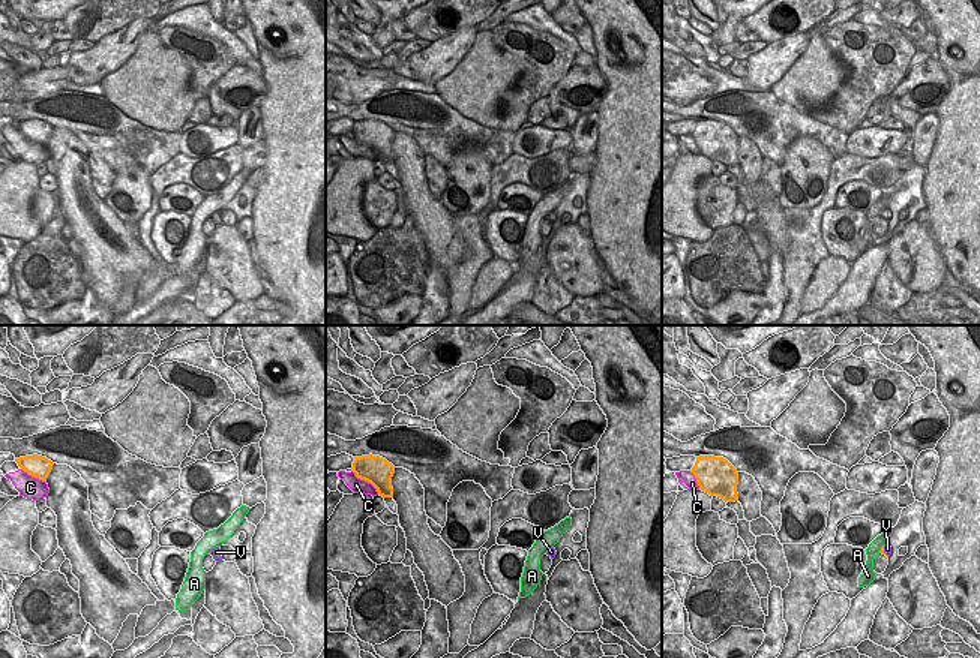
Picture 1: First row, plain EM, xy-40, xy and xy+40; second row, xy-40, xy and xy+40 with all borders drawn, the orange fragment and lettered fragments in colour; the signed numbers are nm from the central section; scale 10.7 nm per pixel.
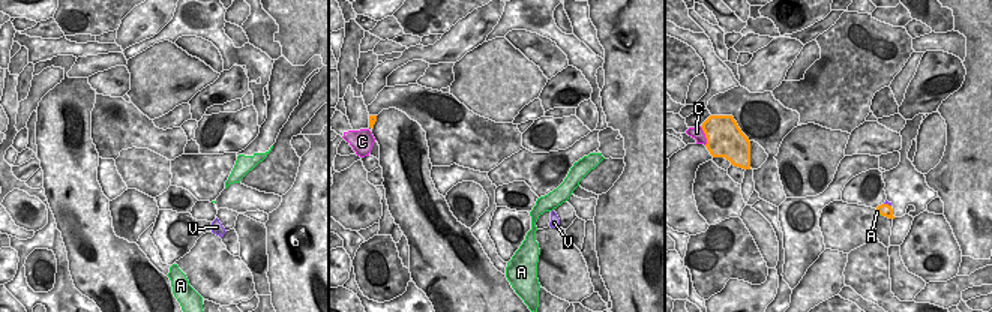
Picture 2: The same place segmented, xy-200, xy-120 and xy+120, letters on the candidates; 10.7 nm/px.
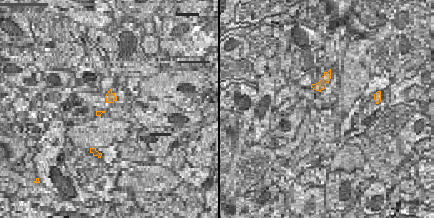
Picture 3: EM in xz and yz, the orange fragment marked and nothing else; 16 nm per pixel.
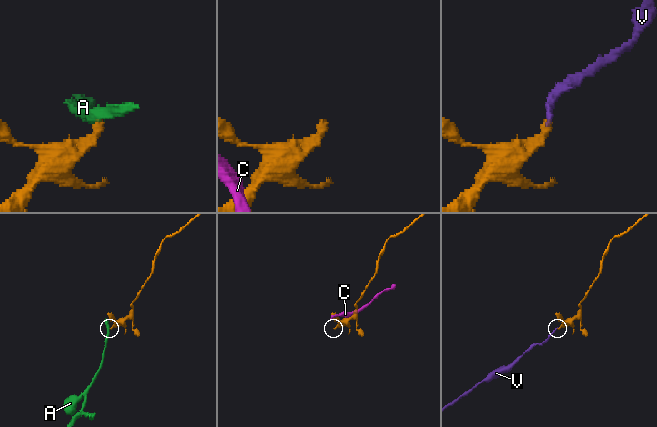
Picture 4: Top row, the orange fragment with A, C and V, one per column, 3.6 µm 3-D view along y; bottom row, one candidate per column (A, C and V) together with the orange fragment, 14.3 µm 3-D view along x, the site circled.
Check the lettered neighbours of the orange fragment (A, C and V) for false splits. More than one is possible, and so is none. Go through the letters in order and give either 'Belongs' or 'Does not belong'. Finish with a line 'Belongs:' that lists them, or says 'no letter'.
A: Does not belong
C: Does not belong
V: Belongs
Belongs: V.

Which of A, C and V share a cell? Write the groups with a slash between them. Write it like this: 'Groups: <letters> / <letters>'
Groups: A / C / V.

